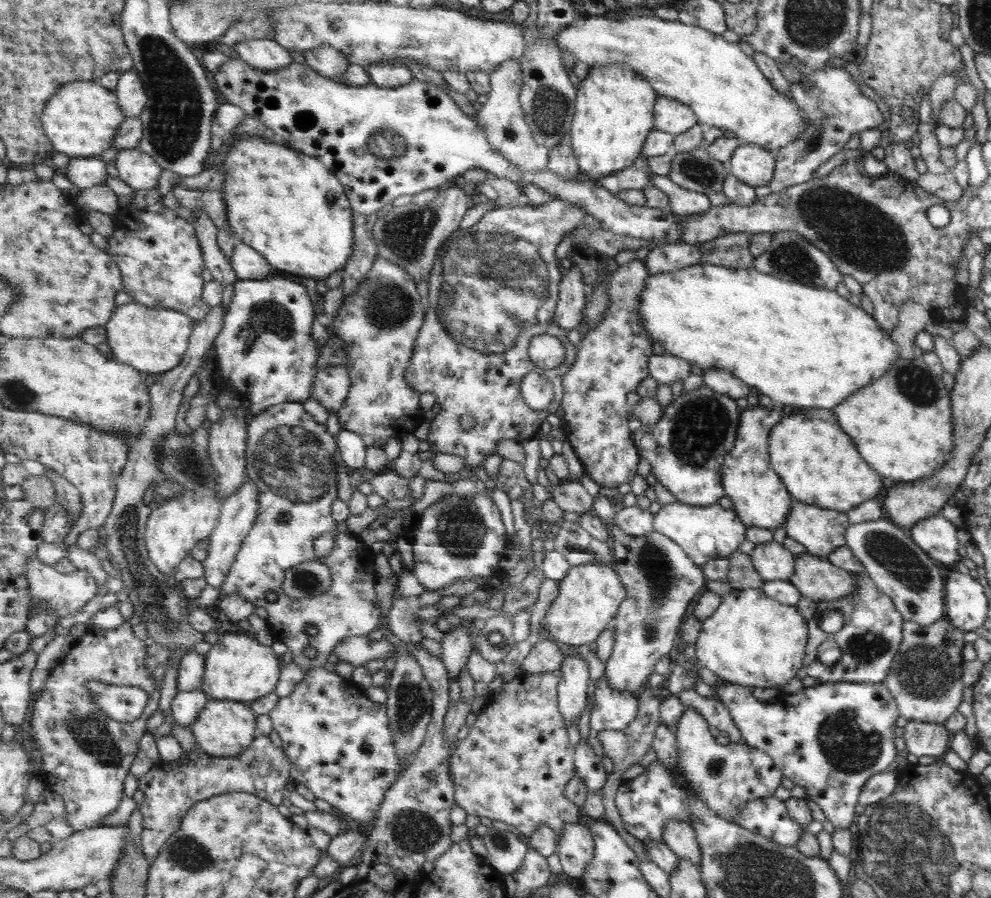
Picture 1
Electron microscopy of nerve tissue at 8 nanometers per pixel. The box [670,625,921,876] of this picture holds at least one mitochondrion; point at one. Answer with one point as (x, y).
(848, 745)

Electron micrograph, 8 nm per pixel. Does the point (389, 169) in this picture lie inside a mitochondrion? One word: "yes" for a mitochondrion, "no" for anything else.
no

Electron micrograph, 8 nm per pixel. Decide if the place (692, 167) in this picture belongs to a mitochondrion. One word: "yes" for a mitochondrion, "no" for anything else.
yes

